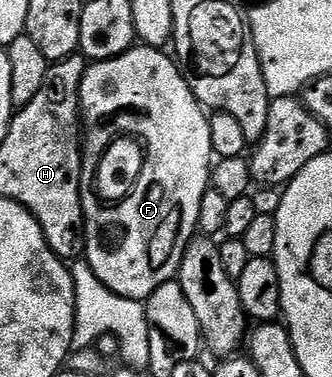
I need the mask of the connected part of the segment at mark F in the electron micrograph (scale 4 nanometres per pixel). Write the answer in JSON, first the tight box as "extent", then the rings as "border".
{"extent":[80,44,216,300],"border":[[[138,44],[120,56],[87,65],[80,99],[80,118],[84,123],[84,259],[112,292],[139,300],[149,298],[160,284],[177,275],[184,248],[188,248],[199,229],[201,201],[210,186],[210,172],[216,158],[207,111],[190,91],[179,63],[166,52],[157,46]]]}

